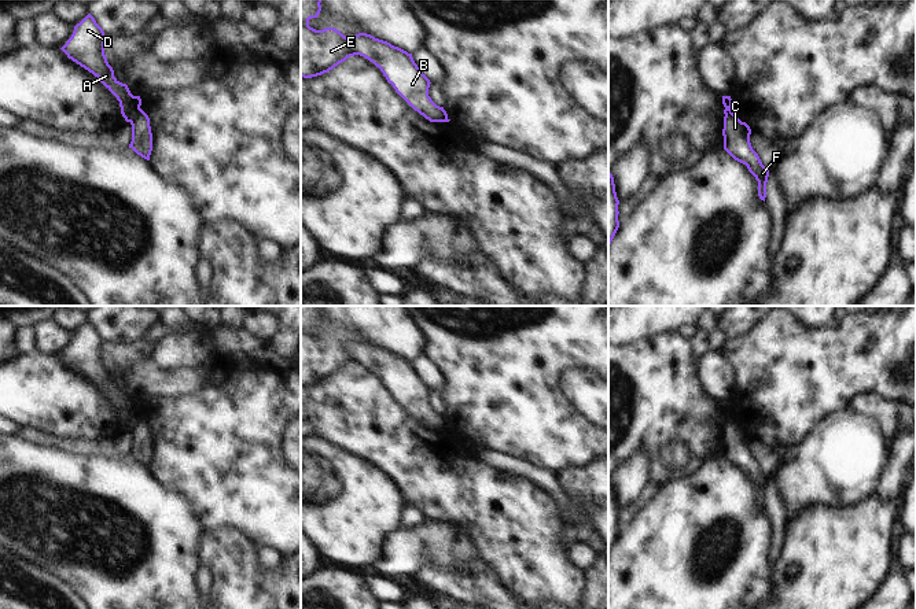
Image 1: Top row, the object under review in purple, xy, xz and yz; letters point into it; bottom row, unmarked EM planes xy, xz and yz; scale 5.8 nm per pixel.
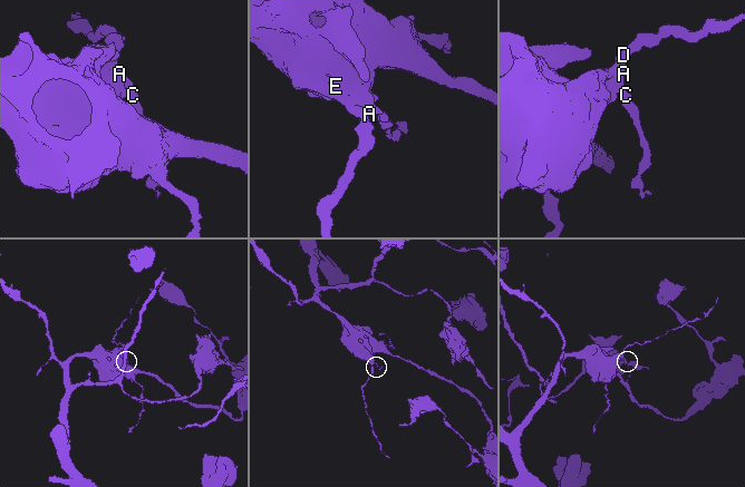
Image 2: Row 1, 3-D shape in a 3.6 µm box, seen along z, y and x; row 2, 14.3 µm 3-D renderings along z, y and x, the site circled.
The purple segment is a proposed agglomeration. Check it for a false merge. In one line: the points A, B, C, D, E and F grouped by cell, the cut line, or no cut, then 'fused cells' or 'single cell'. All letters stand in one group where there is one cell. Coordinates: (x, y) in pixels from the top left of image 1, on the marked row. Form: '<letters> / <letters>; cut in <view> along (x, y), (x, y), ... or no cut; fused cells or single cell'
A B D E / C F; cut in xy along (140, 109), (129, 121); fused cells

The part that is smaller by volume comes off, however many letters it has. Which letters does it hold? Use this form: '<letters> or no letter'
C, F

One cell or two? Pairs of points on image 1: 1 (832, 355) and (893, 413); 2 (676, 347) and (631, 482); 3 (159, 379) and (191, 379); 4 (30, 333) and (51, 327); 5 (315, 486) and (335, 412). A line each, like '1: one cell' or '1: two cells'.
1: two cells
2: two cells
3: one cell
4: two cells
5: two cells

